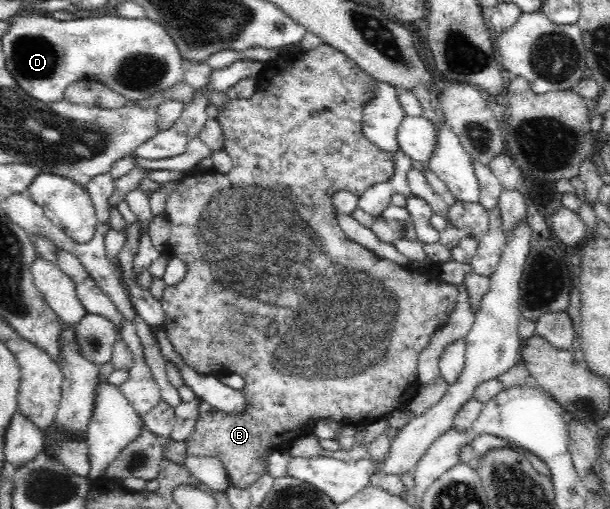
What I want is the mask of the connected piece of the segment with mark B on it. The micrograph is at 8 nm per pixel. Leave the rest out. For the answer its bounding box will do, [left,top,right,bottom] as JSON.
[160,42,457,490]

